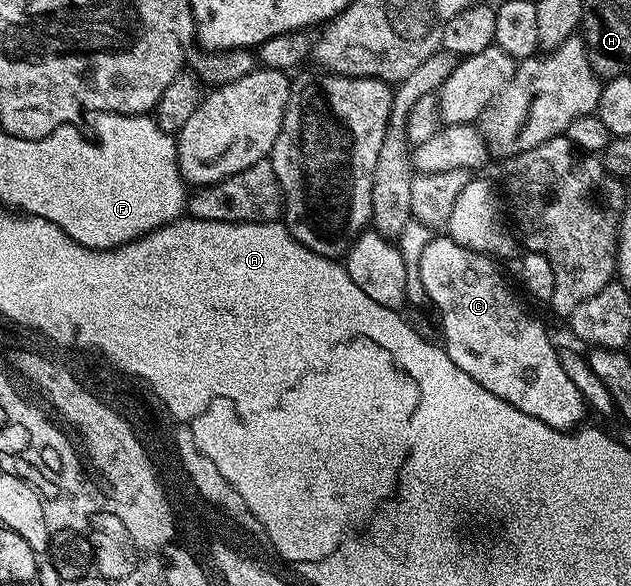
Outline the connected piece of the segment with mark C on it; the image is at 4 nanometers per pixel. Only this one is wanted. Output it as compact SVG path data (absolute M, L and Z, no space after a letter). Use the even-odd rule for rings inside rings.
M448 235L431 236L428 247L424 247L418 268L420 283L424 283L427 302L431 306L434 304L442 316L440 337L443 337L441 340L446 354L452 363L456 363L456 367L460 367L460 371L464 371L464 375L472 375L480 387L492 391L492 395L504 399L504 403L524 411L524 415L532 415L532 419L540 419L540 423L548 423L548 427L573 431L583 424L582 416L588 413L585 396L576 383L568 379L559 350L554 350L545 327L518 302L517 295L506 286L498 265L495 258L468 247L460 247Z

